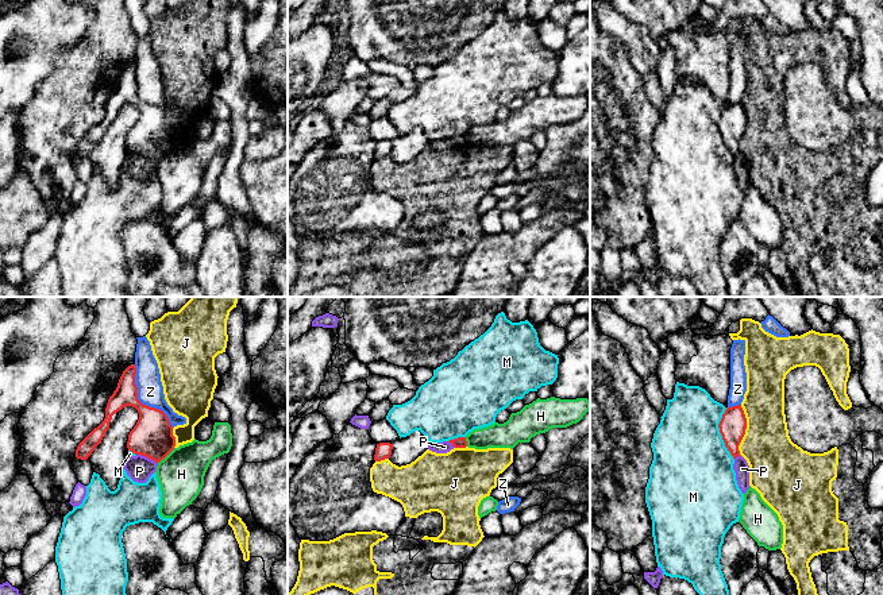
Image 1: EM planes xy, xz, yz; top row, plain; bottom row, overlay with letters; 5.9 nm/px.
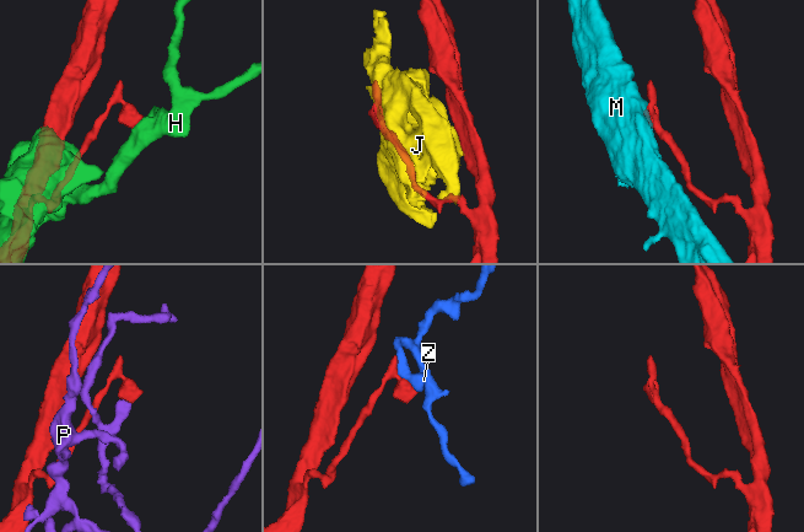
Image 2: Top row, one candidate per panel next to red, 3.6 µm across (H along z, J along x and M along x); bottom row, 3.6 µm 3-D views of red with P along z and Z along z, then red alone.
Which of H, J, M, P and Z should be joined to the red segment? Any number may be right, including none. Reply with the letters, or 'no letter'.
no letter

